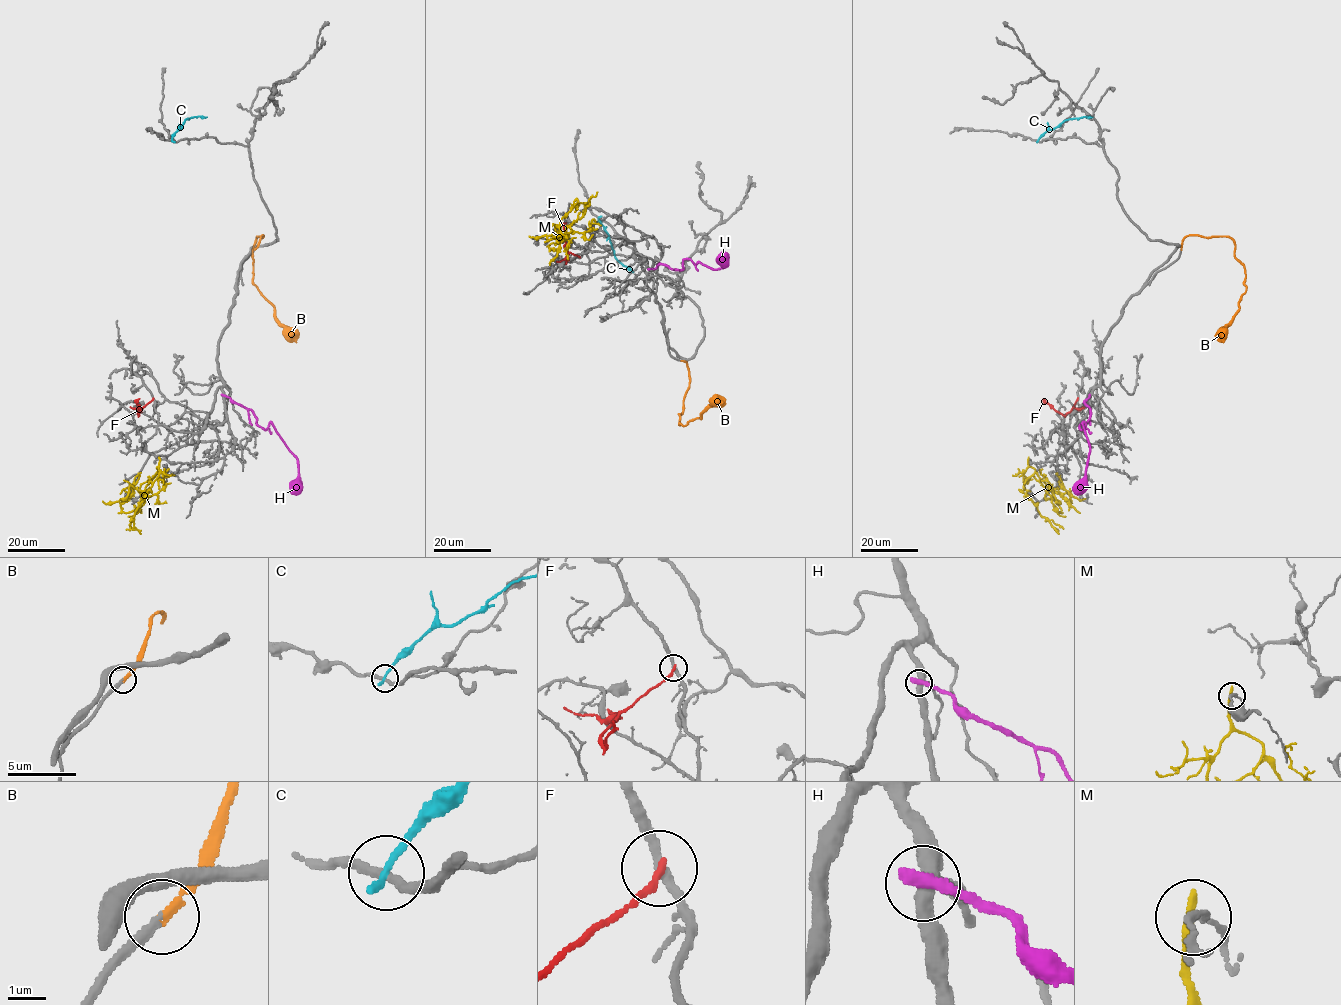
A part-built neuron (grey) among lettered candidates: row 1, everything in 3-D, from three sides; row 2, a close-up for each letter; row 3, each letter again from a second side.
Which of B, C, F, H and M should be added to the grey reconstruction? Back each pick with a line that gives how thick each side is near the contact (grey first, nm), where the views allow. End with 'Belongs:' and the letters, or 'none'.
B: calibres 160 and 200 nm
Belongs: B

